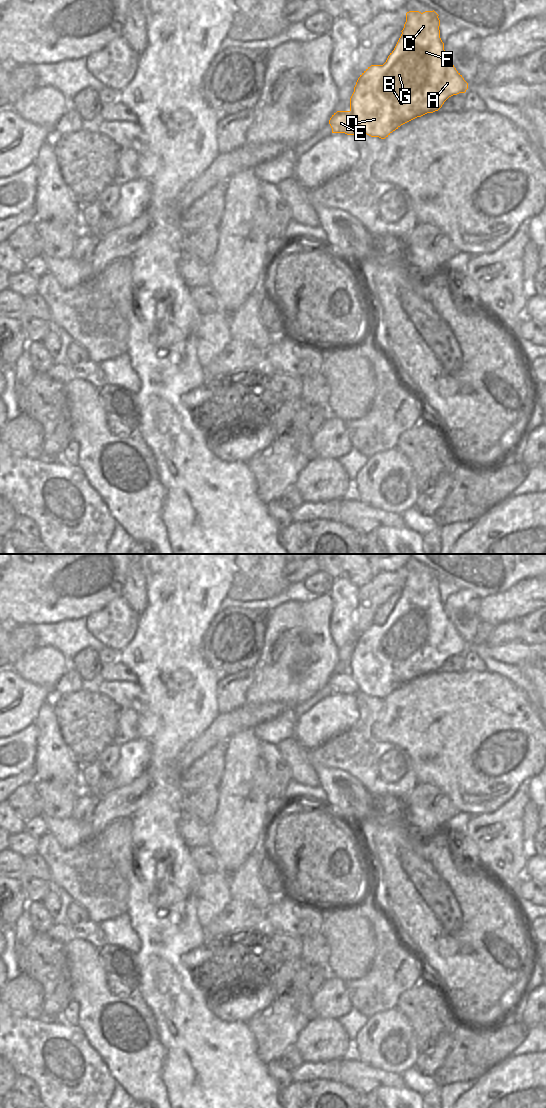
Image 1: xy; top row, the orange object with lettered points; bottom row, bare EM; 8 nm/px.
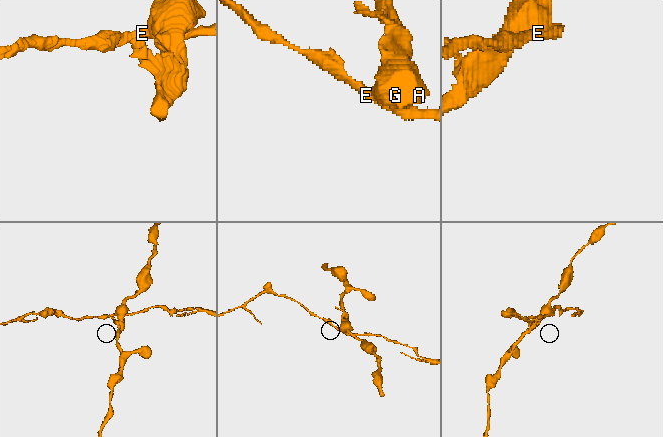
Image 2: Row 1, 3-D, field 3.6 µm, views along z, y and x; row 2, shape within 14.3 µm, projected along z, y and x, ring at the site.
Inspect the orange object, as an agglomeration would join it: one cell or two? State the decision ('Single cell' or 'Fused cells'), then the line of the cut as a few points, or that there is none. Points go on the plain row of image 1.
Fused cells. Split along xy (349, 671), (360, 690).

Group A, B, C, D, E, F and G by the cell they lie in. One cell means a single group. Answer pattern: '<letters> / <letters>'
A B C D F G / E

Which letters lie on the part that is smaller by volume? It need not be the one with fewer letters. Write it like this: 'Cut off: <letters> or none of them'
Cut off: E

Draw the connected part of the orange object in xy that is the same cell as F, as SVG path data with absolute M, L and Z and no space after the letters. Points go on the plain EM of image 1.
M434 570L407 572L402 594L386 622L371 625L358 638L350 658L350 672L361 692L385 699L401 685L438 671L449 657L468 649L444 610L438 576Z

